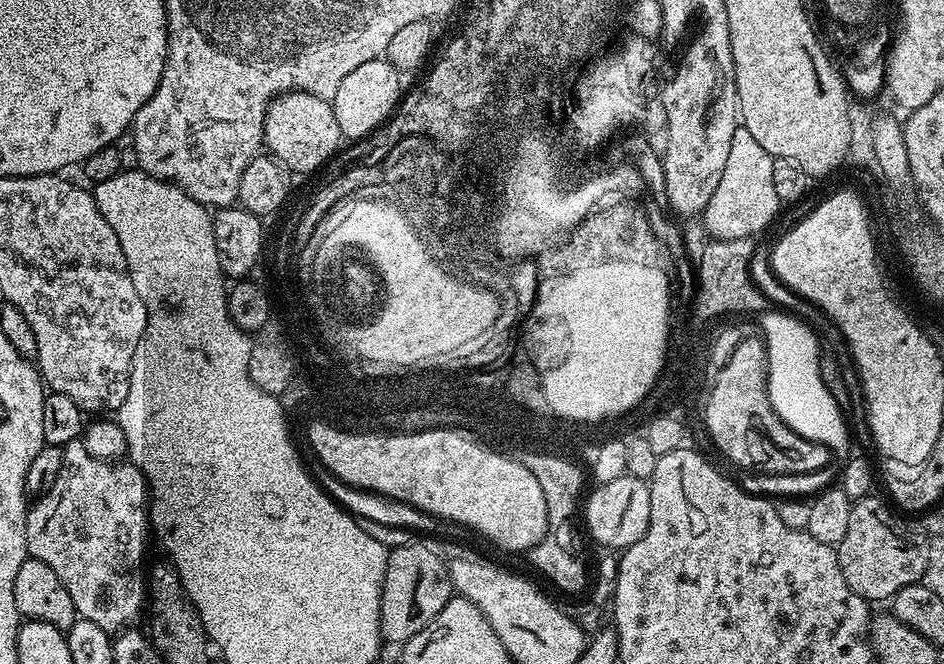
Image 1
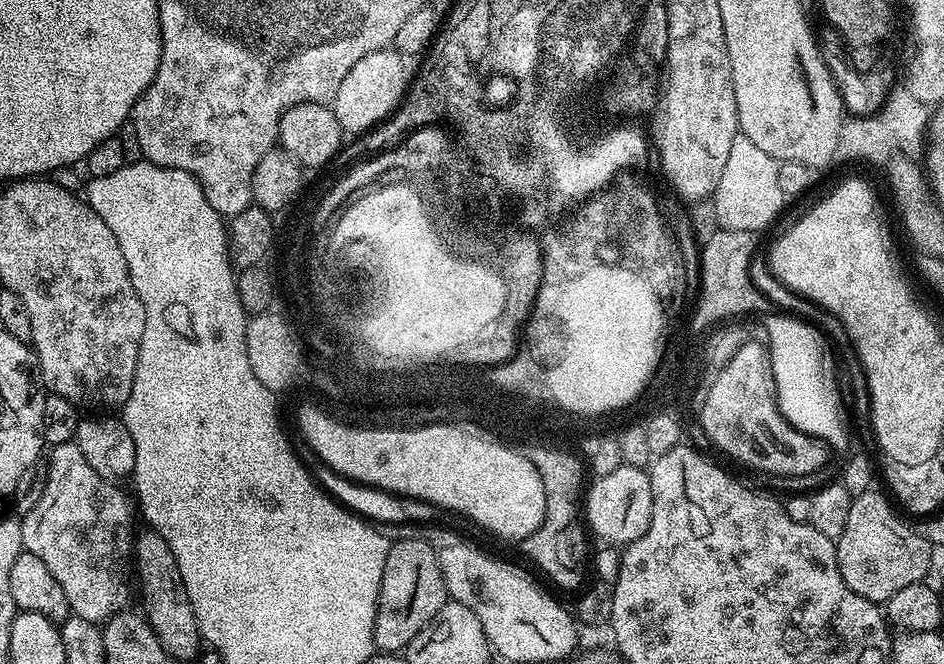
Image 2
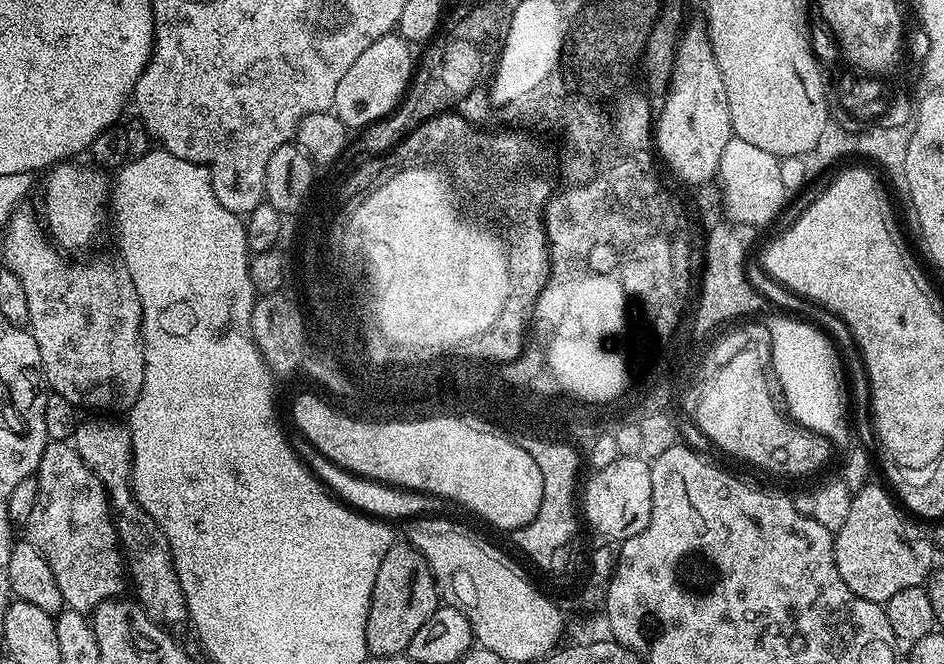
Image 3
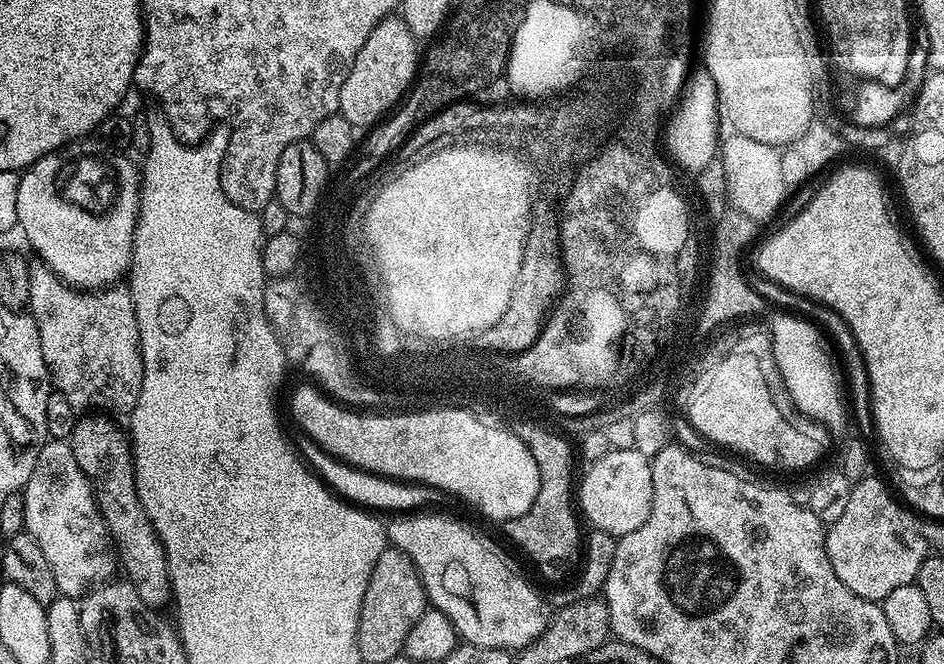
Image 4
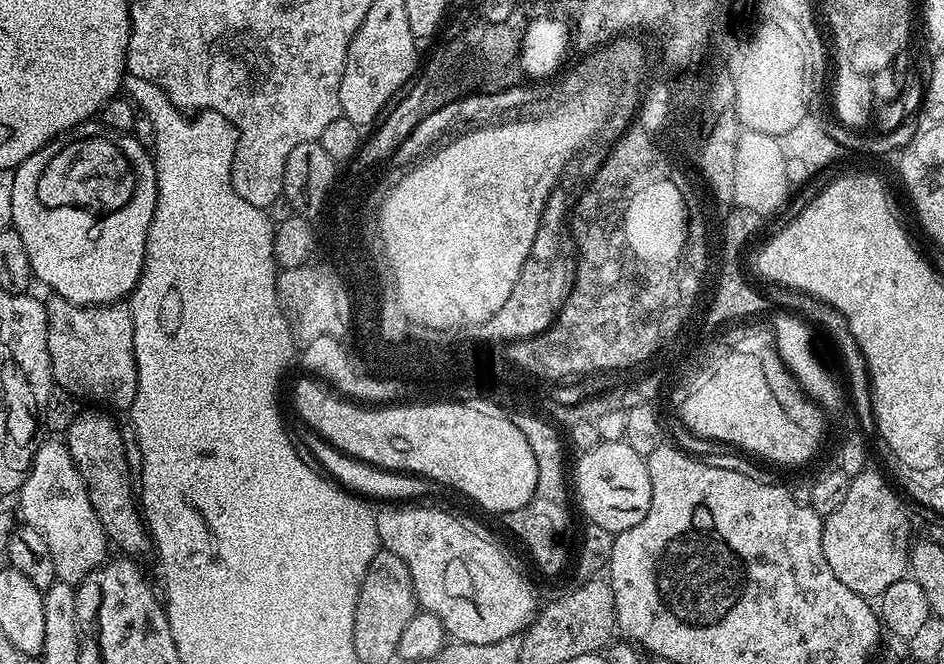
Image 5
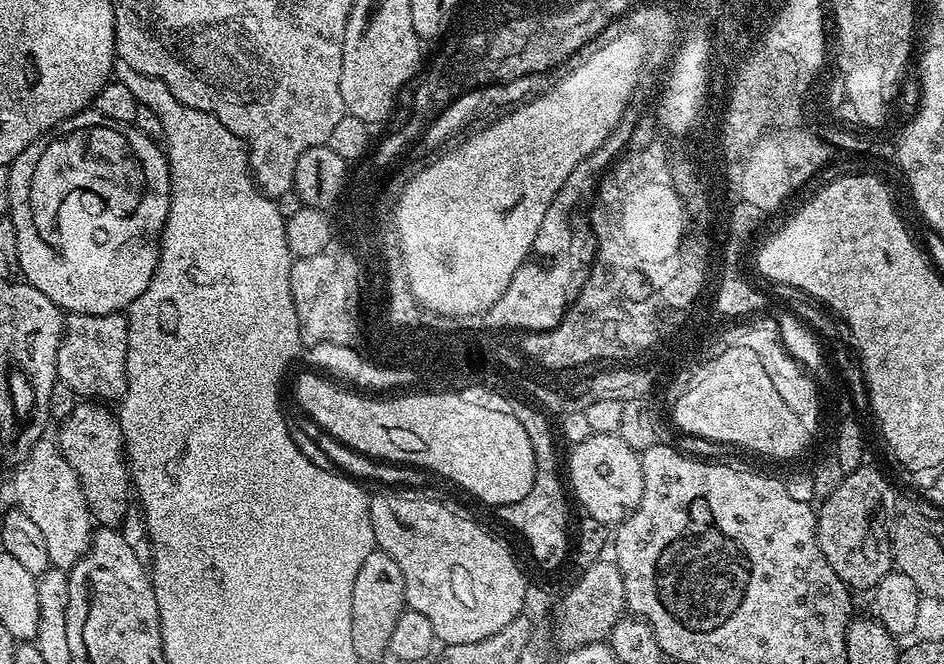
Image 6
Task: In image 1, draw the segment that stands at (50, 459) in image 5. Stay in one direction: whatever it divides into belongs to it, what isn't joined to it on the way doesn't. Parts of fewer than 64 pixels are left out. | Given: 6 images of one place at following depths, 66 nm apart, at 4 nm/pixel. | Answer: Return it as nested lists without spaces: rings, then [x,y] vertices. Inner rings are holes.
[[[83,439],[75,440],[63,445],[64,457],[62,458],[62,470],[58,470],[58,478],[54,478],[54,486],[39,497],[28,509],[28,521],[26,522],[26,542],[28,543],[29,557],[38,562],[46,562],[54,574],[62,581],[62,586],[66,586],[70,593],[70,599],[74,601],[76,615],[81,620],[94,622],[94,626],[102,626],[109,634],[119,633],[127,629],[136,619],[141,619],[146,608],[146,563],[144,564],[144,551],[148,548],[148,536],[150,540],[150,517],[148,515],[148,505],[150,497],[148,495],[148,485],[141,474],[139,468],[131,462],[109,462],[99,460],[91,456],[86,450]]]

